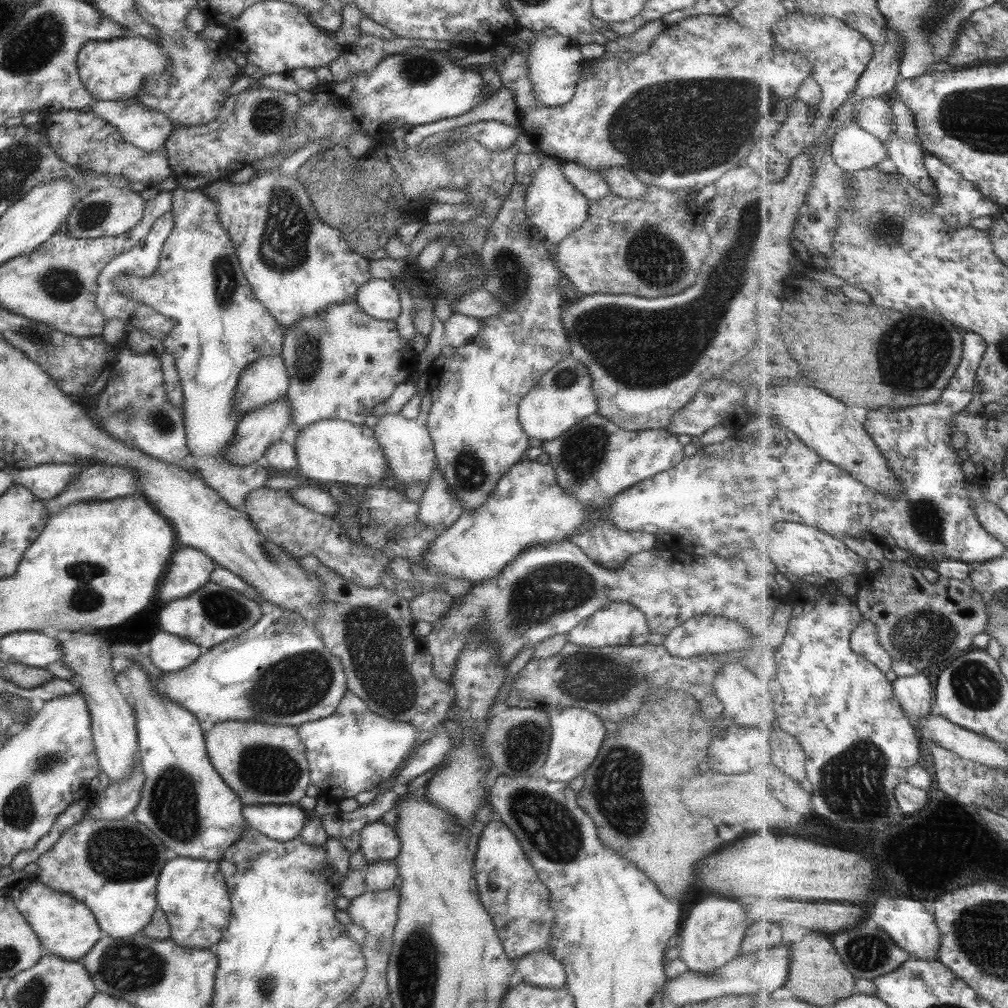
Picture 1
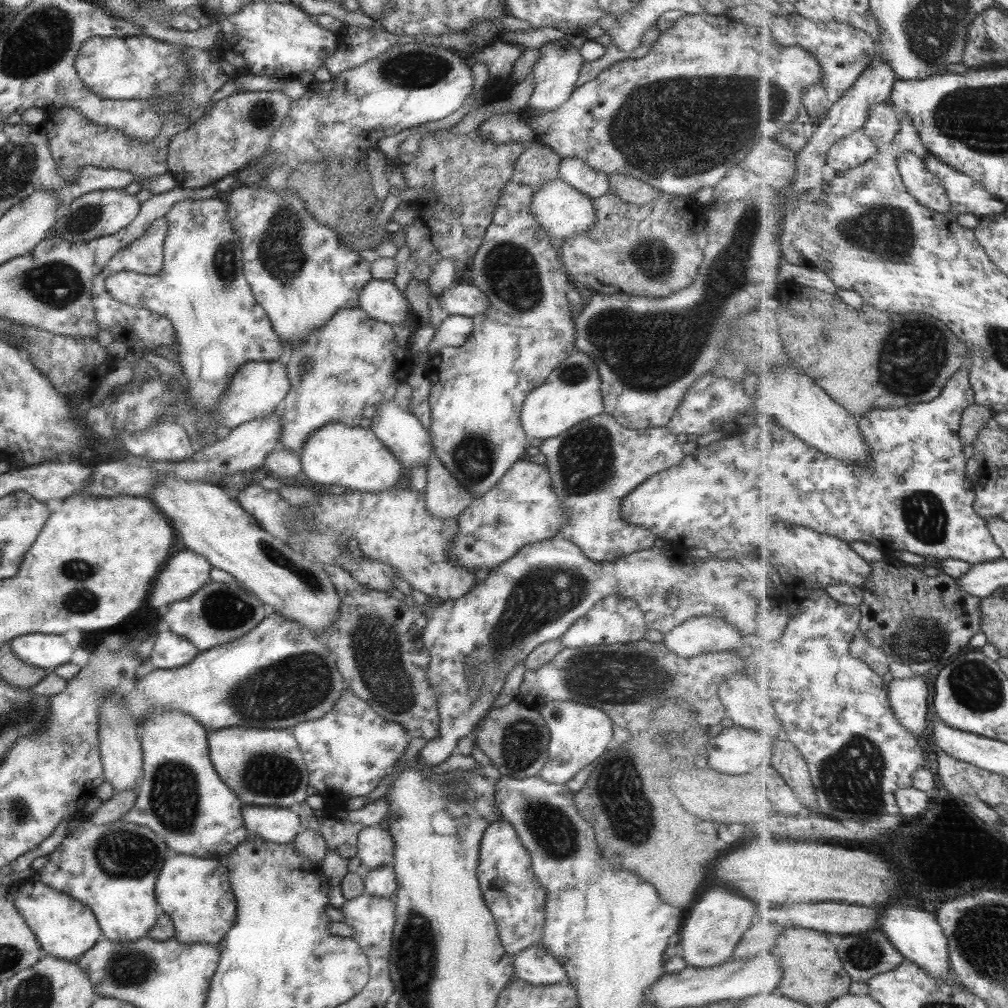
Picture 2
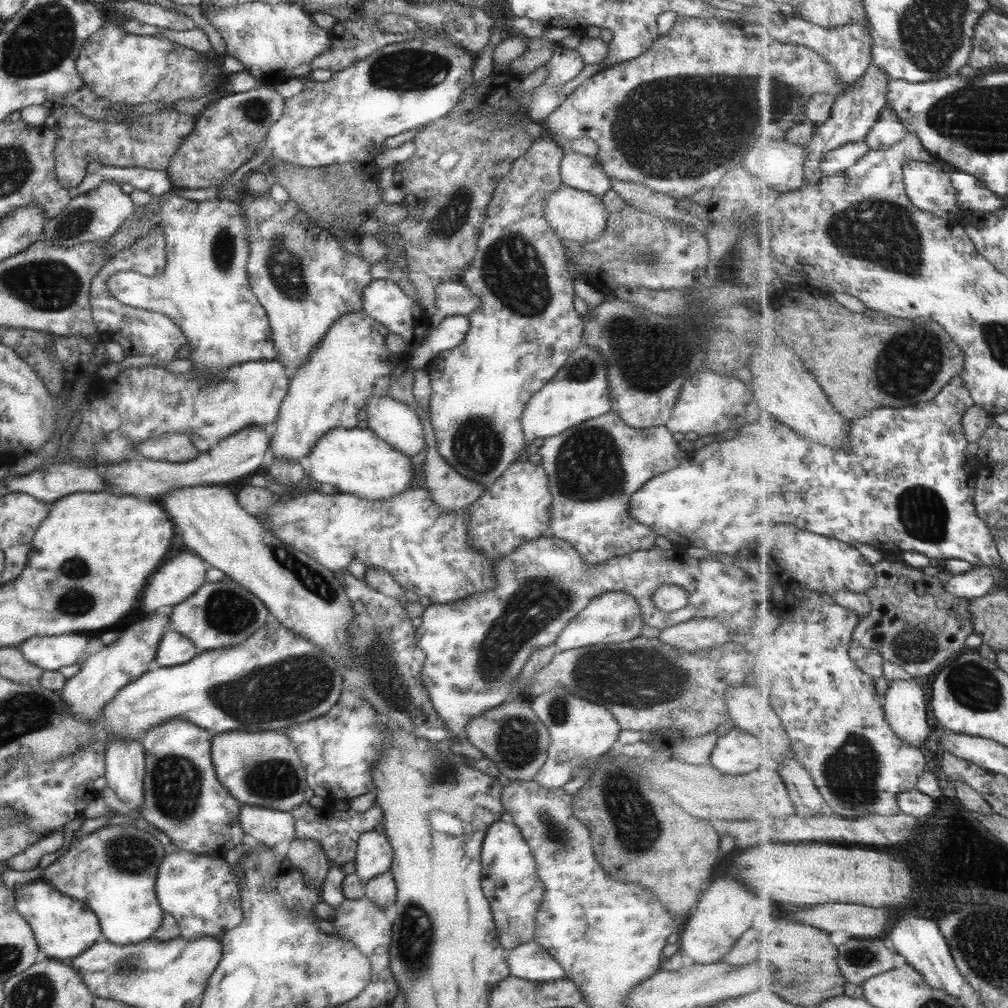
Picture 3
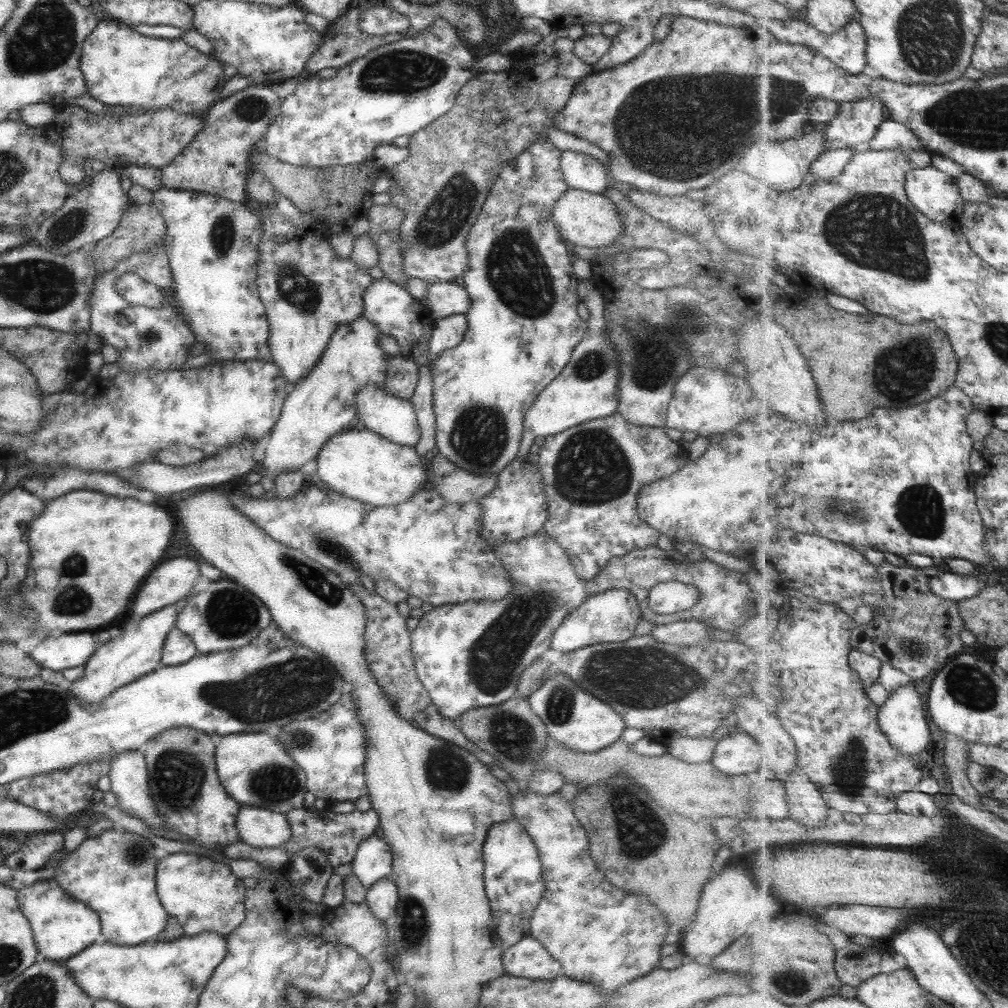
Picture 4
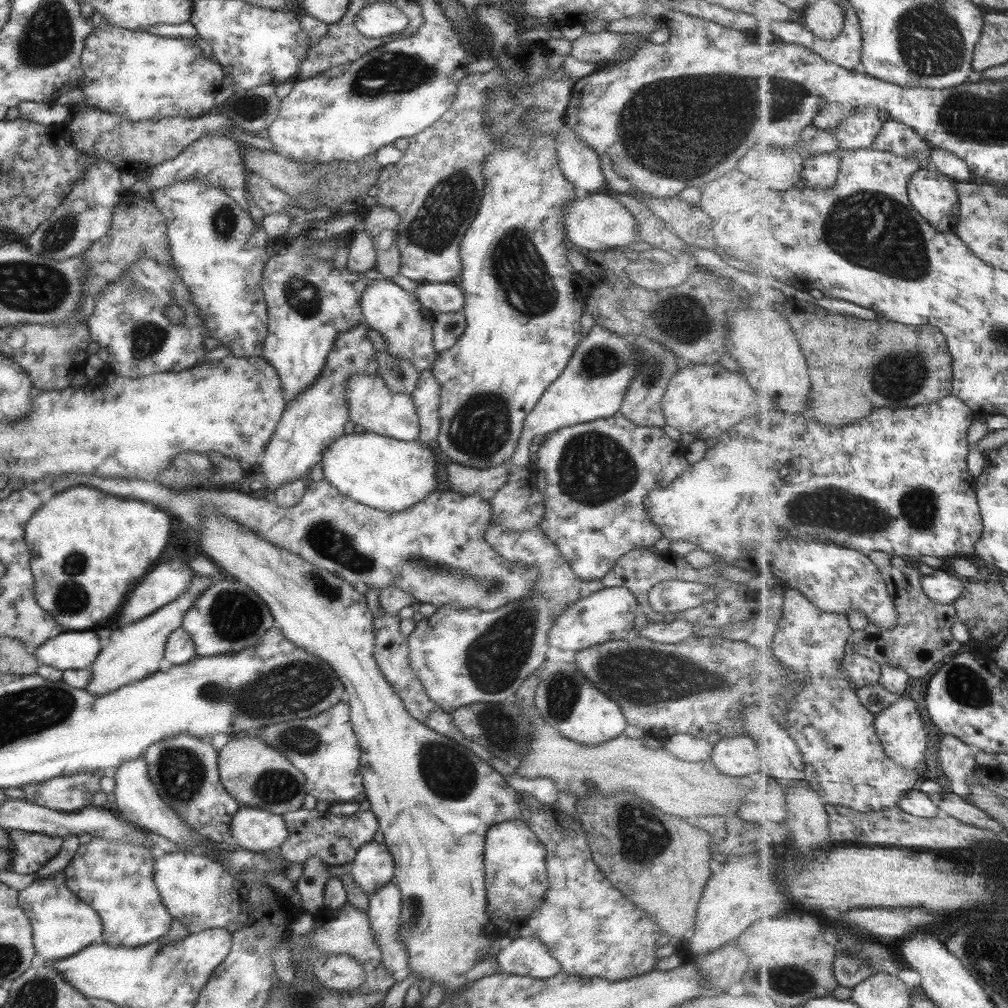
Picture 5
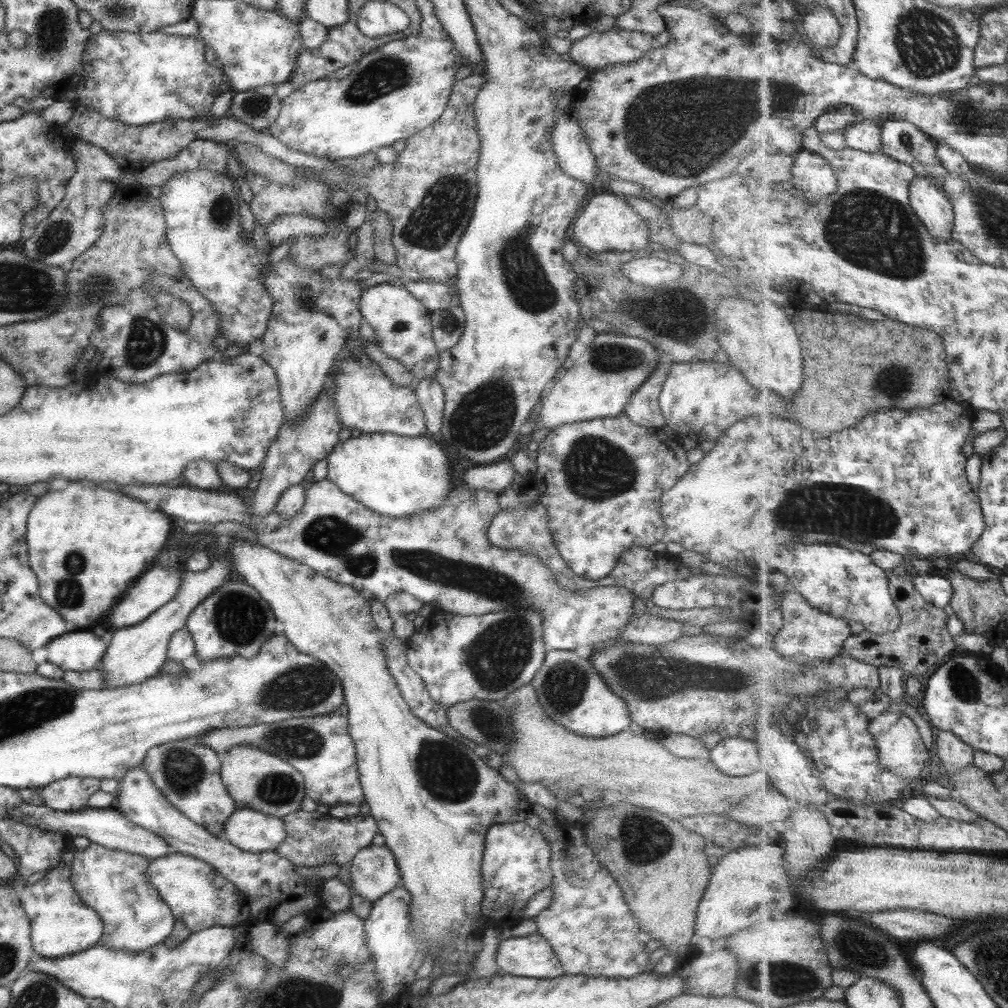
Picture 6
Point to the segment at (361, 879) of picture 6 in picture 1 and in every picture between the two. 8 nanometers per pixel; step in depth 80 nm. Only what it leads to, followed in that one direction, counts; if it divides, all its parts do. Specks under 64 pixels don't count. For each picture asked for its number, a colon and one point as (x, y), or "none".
1: (377, 842)
2: (374, 847)
3: (372, 856)
4: (372, 860)
5: (372, 867)

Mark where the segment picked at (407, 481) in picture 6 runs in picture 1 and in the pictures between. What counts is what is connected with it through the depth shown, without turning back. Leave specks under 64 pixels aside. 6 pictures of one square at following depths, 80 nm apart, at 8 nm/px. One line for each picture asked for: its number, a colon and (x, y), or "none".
1: (330, 450)
2: (352, 457)
3: (355, 461)
4: (360, 465)
5: (389, 475)

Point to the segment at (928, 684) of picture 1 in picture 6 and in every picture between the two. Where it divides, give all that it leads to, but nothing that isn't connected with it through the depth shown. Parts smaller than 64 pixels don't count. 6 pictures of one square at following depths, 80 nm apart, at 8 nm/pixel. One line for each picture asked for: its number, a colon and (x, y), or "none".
2: (909, 697)
3: (905, 704)
4: (902, 717)
5: (901, 730)
6: (902, 751)

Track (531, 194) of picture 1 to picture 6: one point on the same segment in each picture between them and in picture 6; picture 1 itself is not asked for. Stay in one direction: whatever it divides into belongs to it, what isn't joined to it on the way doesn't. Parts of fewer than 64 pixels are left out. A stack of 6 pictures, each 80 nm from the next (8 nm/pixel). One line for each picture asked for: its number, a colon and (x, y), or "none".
2: (562, 212)
3: (572, 214)
4: (585, 219)
5: (596, 221)
6: (606, 223)

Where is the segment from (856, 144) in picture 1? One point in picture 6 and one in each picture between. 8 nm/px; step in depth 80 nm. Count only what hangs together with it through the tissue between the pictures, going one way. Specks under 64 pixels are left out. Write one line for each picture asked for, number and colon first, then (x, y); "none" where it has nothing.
2: (854, 150)
3: (837, 161)
4: (832, 163)
5: (822, 170)
6: (813, 174)

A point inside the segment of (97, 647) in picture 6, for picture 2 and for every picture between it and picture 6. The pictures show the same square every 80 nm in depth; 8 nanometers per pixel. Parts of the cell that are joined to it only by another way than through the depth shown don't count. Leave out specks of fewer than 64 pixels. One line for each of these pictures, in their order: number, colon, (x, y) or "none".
2: (45, 651)
3: (50, 653)
4: (68, 650)
5: (70, 650)

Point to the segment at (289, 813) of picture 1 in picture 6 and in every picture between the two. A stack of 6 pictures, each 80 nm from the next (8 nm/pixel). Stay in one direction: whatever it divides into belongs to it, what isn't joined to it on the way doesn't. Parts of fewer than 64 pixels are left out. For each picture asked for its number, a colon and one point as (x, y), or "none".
2: (276, 825)
3: (267, 827)
4: (259, 828)
5: (254, 830)
6: (250, 831)

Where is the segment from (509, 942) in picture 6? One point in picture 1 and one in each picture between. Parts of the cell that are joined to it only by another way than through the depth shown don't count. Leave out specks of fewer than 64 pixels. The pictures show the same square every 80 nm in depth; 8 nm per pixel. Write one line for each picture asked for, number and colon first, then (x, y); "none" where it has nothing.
1: (539, 969)
2: (534, 965)
3: (528, 961)
4: (526, 958)
5: (525, 955)

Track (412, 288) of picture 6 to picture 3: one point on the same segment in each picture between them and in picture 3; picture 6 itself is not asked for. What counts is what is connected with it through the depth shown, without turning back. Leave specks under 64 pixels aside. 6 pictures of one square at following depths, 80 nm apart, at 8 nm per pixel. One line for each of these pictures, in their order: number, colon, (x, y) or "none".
3: (452, 299)
4: (442, 299)
5: (437, 298)

